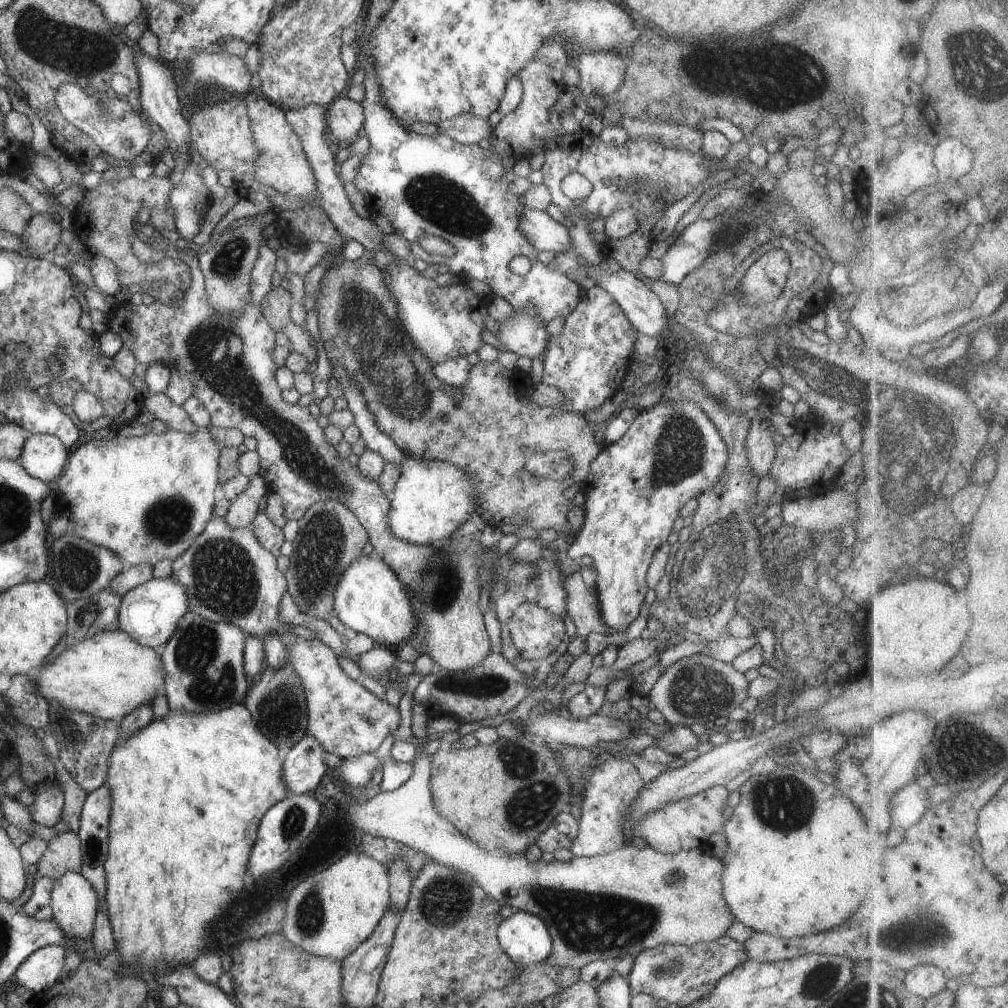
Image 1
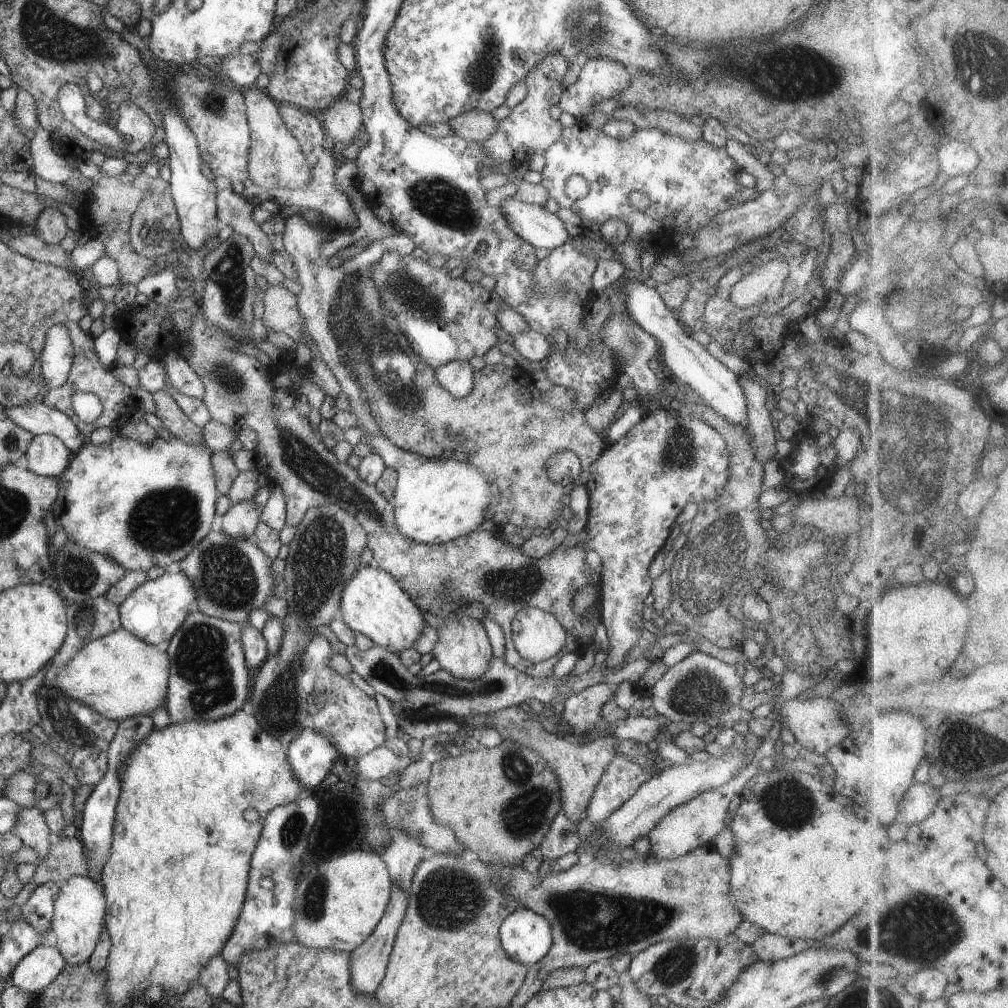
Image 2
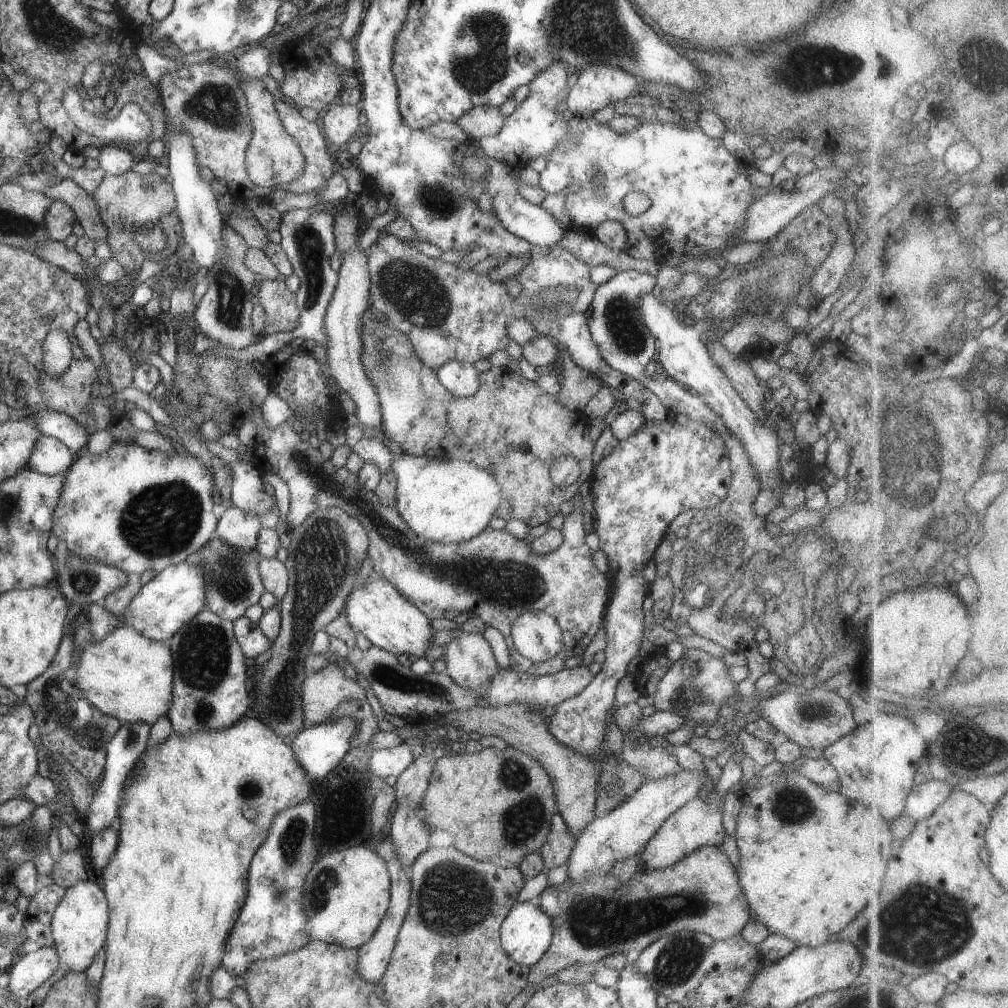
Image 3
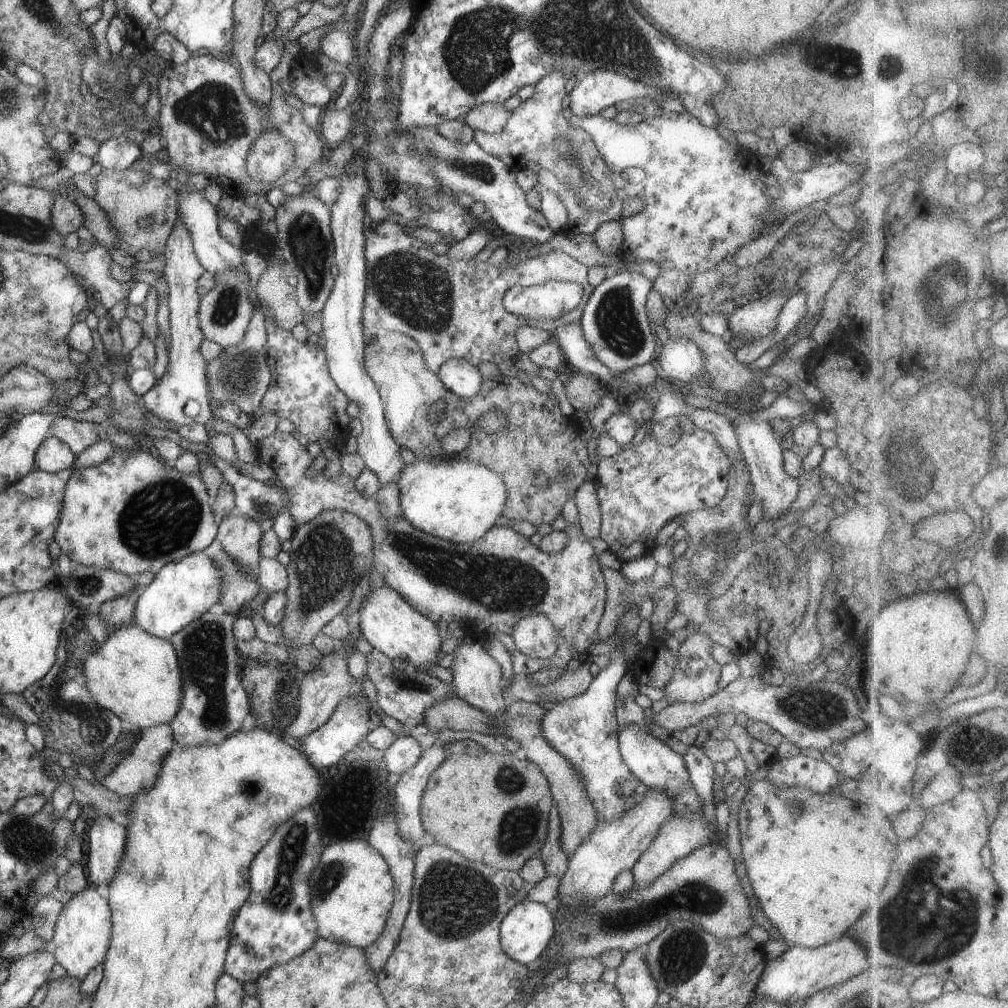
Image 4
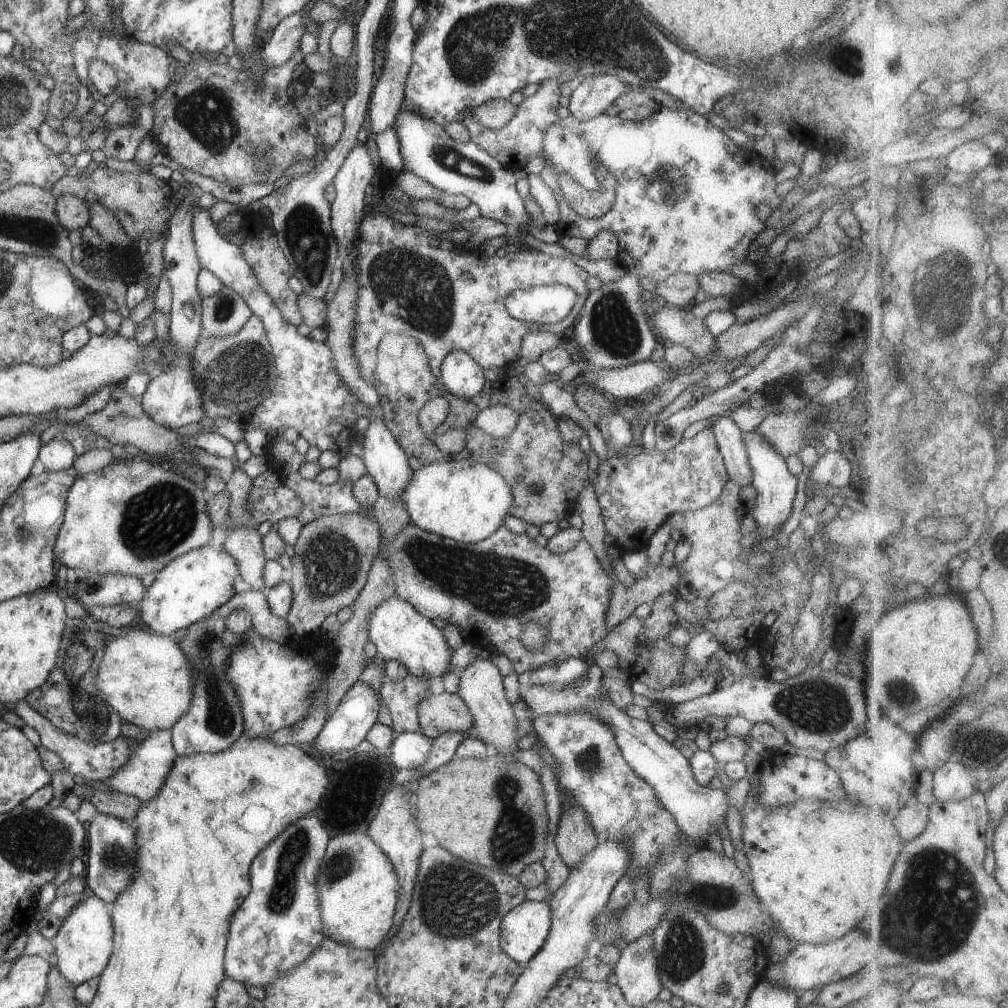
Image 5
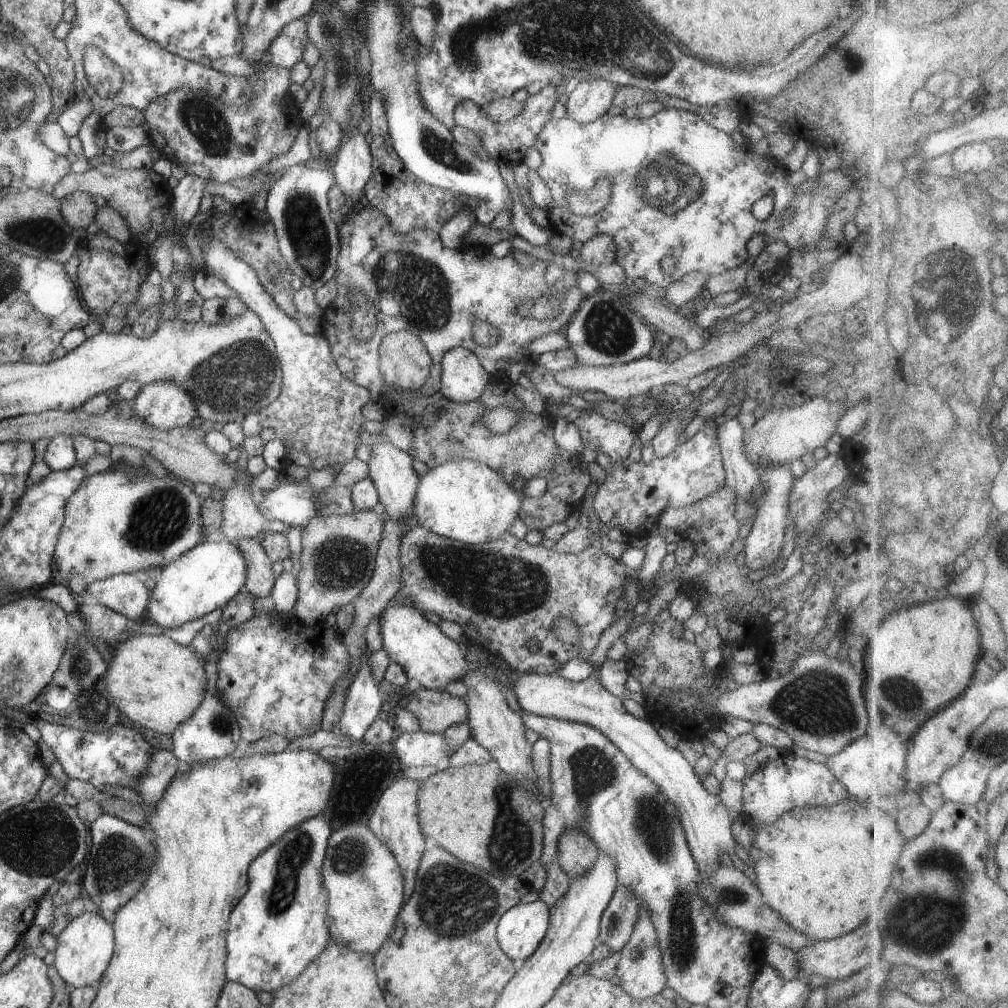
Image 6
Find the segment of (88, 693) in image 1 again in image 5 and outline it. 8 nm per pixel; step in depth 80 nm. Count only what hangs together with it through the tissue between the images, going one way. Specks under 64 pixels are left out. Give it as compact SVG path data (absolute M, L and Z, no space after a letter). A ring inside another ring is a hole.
M135 626L126 628L130 630L124 636L107 637L95 683L103 699L122 720L149 731L171 730L191 707L195 695L194 667L172 637Z

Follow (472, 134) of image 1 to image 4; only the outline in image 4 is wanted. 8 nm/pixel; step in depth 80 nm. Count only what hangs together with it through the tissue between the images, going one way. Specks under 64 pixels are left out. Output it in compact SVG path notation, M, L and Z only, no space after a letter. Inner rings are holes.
M482 103L467 112L463 118L464 122L473 128L474 132L499 133L508 122L511 110L504 108L503 103Z

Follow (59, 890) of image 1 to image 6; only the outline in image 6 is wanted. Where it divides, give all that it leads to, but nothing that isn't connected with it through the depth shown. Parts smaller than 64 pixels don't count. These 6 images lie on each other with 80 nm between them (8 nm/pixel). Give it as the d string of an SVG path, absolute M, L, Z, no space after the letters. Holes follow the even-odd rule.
M88 908L81 915L74 917L57 936L57 948L53 964L62 980L73 988L98 988L99 980L110 964L114 949L113 923L109 923L104 916Z

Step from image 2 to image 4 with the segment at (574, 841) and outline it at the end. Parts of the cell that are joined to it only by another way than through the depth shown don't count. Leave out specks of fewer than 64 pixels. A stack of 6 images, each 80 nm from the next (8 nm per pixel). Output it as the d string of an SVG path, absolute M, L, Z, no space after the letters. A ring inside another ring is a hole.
M555 804L549 812L547 835L539 857L548 875L560 879L564 876L569 858L561 849L561 822L559 810Z

